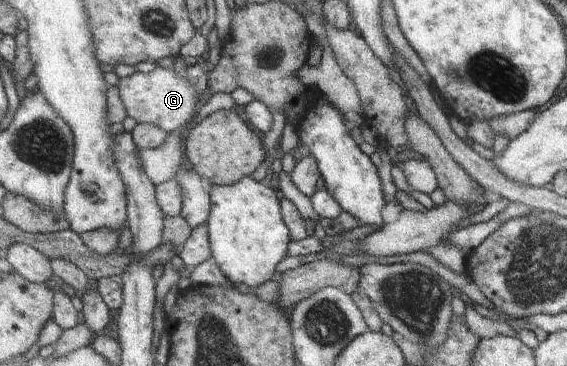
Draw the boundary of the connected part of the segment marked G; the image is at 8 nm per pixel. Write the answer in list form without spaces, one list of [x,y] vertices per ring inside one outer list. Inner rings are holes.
[[[156,68],[150,73],[136,73],[122,79],[117,90],[127,109],[127,115],[137,123],[156,124],[168,133],[187,126],[198,115],[202,100],[196,96],[195,82],[186,78],[184,73],[175,73],[165,68]]]

